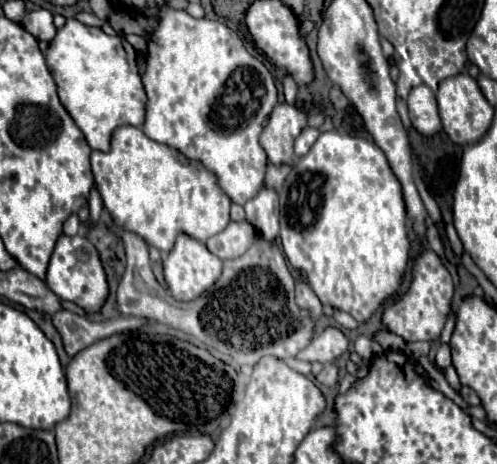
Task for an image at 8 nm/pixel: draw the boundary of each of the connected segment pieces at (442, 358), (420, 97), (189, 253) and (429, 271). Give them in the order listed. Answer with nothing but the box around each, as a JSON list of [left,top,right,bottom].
[[435,345,451,371],[407,85,441,135],[163,235,221,301],[383,249,453,343]]

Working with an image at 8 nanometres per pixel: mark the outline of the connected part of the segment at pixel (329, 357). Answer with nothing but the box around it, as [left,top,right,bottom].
[297,327,349,363]

